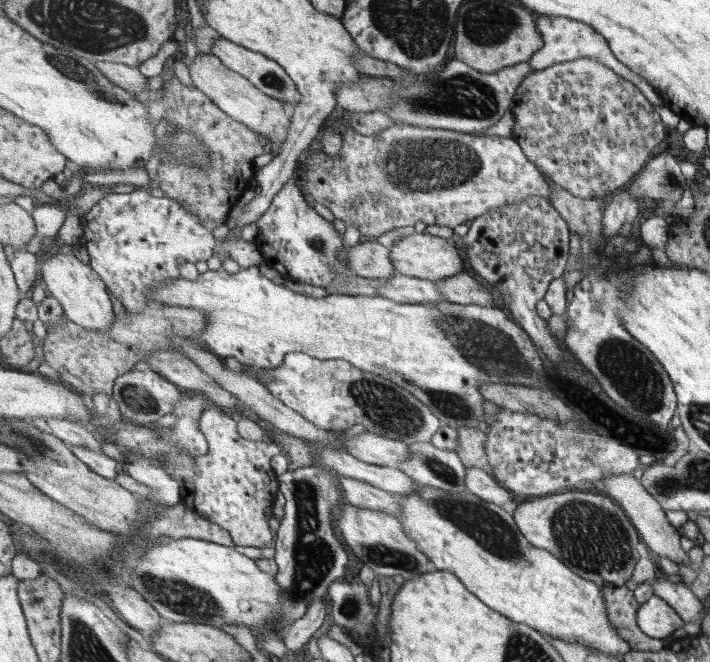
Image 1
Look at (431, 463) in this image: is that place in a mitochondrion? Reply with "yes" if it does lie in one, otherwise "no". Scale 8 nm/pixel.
yes

